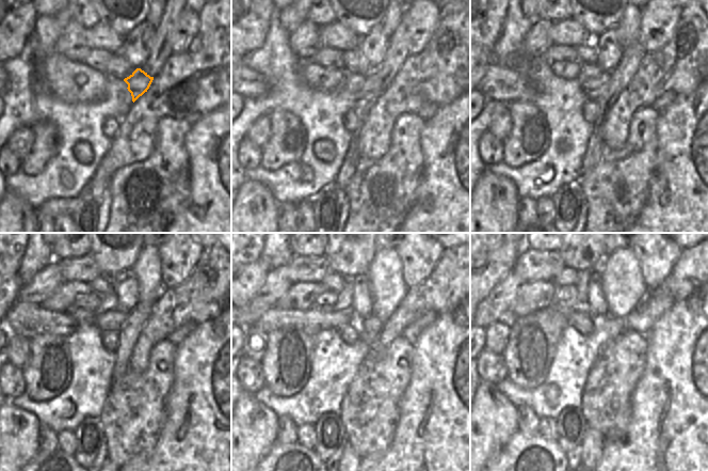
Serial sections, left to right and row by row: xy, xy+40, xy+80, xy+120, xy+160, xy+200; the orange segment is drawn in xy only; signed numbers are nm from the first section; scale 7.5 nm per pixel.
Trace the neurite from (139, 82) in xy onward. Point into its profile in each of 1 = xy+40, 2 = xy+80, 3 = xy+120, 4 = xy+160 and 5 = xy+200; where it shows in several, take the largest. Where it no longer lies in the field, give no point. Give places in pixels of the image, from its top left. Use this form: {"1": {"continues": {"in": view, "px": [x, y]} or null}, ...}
{"1": {"continues": {"in": "xy+40", "px": [354, 81]}}, "2": {"continues": {"in": "xy+80", "px": [592, 77]}}, "3": {"continues": {"in": "xy+120", "px": [28, 319]}}, "4": {"continues": {"in": "xy+160", "px": [314, 319]}}, "5": {"continues": {"in": "xy+200", "px": [510, 318]}}}

